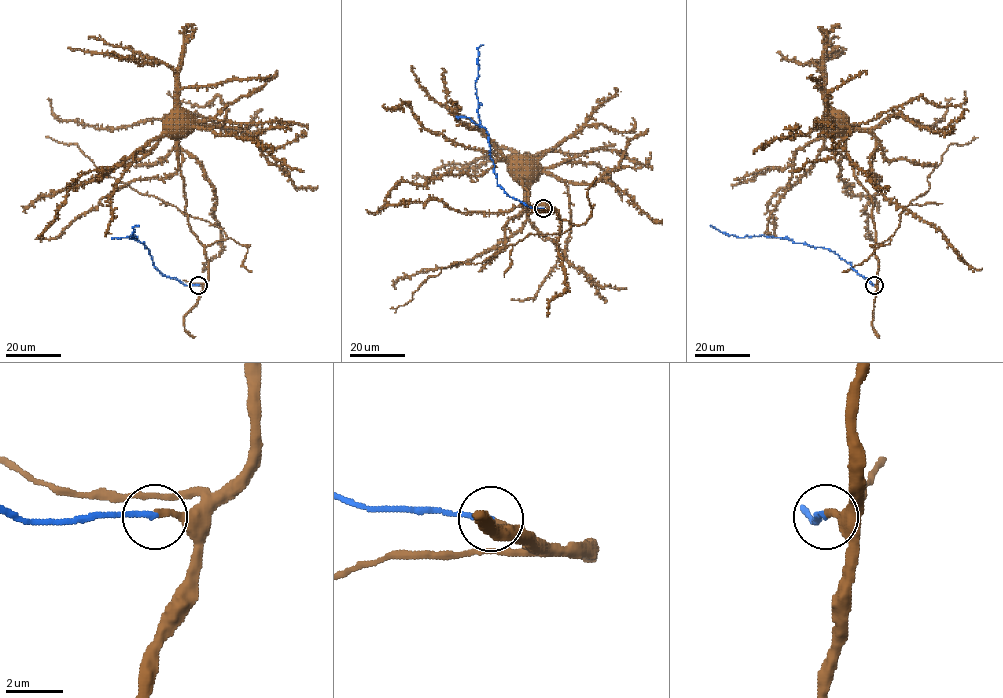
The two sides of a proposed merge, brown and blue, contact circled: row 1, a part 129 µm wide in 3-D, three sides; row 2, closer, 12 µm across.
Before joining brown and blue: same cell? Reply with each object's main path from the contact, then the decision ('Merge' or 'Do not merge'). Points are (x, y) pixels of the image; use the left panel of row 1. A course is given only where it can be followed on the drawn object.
Course of brown: (198, 284), (208, 258), (185, 211), (181, 131), (179, 145), (215, 197), (222, 250), (202, 268). Course of blue: (198, 285), (165, 276), (153, 264), (144, 243), (130, 236), (134, 238), (133, 227), (138, 226). Merge

